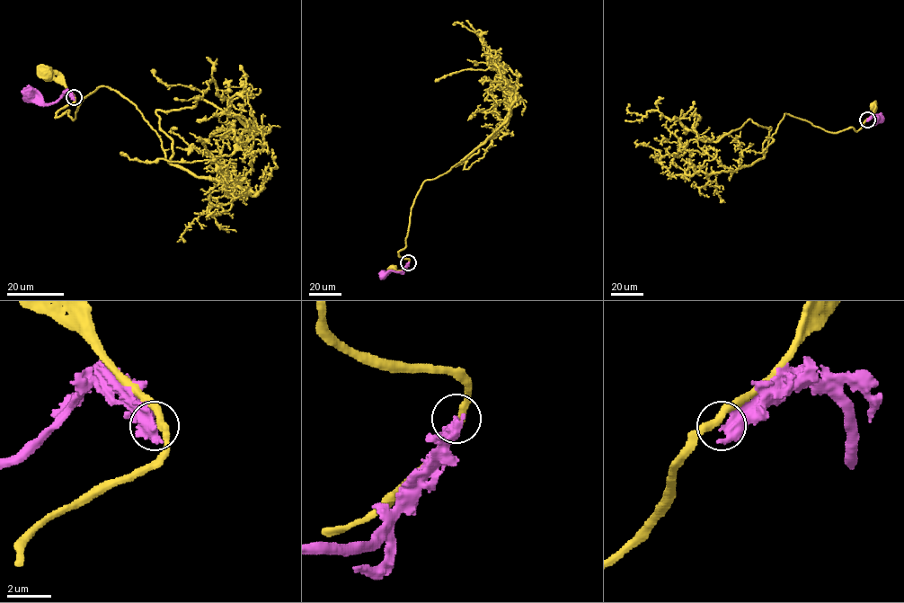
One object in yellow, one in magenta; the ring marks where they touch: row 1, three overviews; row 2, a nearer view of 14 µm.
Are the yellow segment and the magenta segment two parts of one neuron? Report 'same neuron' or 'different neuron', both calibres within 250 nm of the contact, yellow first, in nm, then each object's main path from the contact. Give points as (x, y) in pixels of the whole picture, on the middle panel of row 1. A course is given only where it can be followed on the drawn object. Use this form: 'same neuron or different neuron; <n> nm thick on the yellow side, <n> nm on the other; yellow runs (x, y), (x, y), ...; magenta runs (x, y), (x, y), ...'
different neuron; 340 nm thick on the yellow side, 550 nm on the other; yellow runs (409, 262), (401, 270), (392, 267); magenta runs (409, 262), (402, 271), (389, 271), (383, 275)

